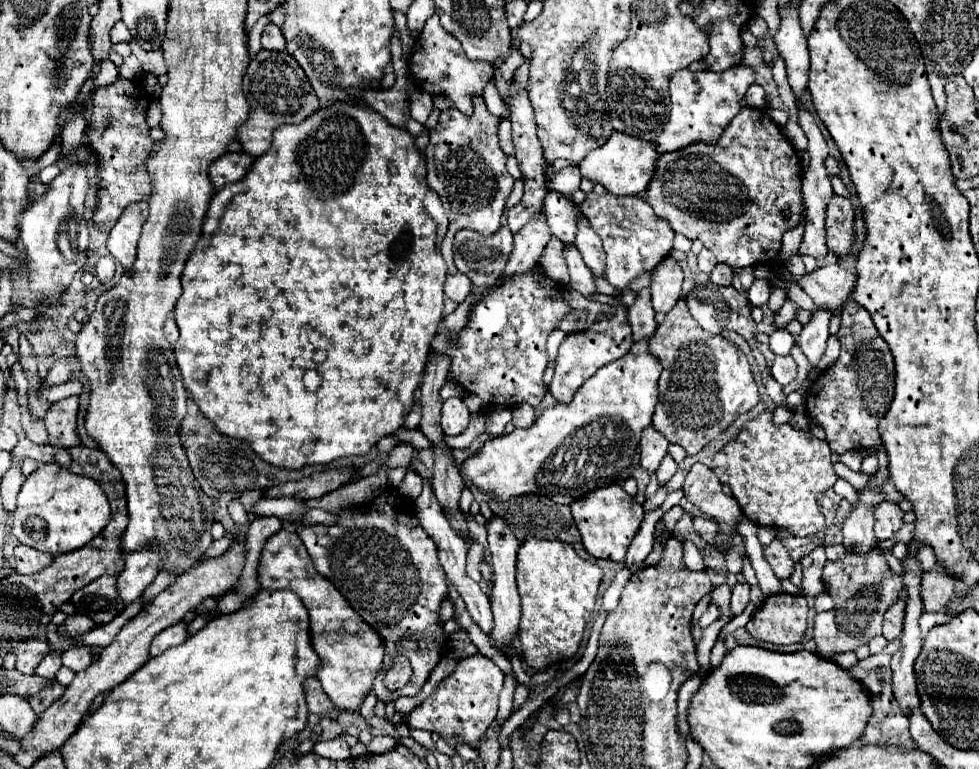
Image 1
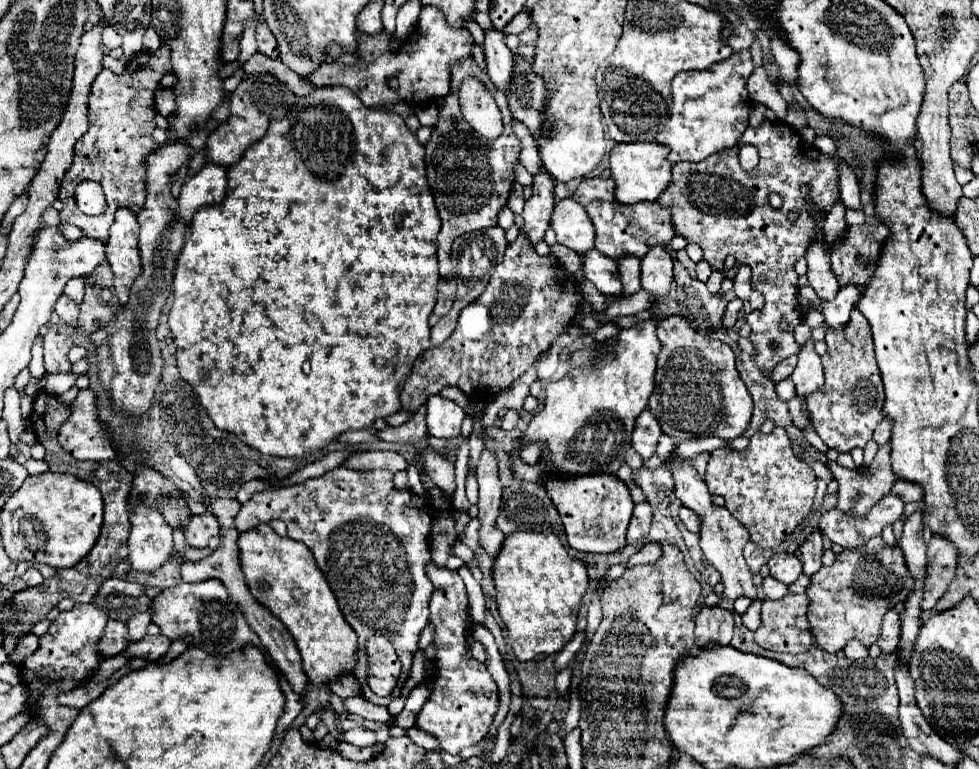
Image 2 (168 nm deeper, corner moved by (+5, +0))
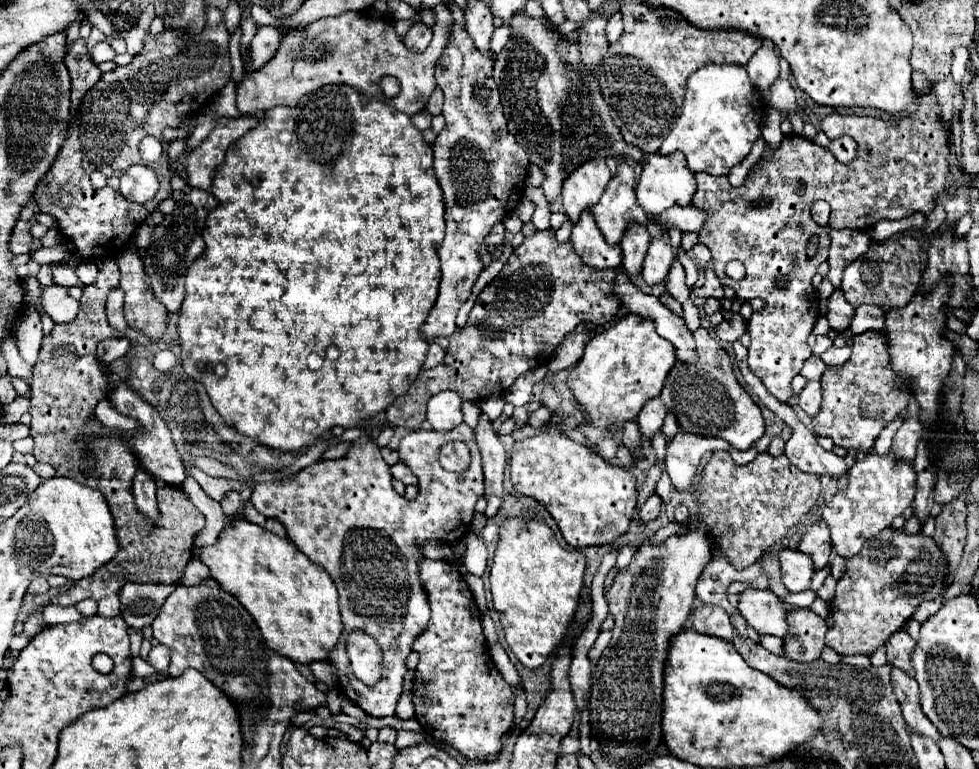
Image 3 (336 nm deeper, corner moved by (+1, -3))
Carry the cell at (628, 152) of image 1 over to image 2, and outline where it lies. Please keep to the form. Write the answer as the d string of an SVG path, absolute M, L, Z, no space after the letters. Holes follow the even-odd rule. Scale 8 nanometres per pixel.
M631 142L615 144L609 154L611 174L615 178L615 198L619 204L637 204L637 202L655 202L659 194L665 192L671 184L671 162L667 160L667 146L657 142Z

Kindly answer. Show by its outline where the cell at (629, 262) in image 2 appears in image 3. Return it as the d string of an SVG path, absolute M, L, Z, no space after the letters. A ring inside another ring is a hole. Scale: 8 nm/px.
M629 225L629 231L623 237L623 243L619 245L623 249L623 269L627 271L627 275L637 277L641 273L641 265L643 265L643 257L647 255L647 247L649 247L649 233L645 227L641 225Z

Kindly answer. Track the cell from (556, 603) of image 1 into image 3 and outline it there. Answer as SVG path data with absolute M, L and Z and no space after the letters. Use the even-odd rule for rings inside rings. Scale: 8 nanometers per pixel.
M507 519L491 565L491 595L513 655L525 667L541 667L569 633L583 587L585 555L565 551L543 521Z

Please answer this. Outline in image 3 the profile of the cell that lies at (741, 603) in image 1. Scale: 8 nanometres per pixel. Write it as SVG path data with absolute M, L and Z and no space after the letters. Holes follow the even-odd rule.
M701 605L693 611L693 629L703 635L715 635L719 639L731 641L733 625L729 613L719 605Z

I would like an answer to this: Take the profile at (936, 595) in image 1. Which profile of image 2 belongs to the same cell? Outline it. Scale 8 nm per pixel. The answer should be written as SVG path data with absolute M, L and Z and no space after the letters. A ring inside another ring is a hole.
M935 534L927 544L927 578L923 590L921 610L933 610L937 600L945 594L951 578L955 576L957 548L943 536Z

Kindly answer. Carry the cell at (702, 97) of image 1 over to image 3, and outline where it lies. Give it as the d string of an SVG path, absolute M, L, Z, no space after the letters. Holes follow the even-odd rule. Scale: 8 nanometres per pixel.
M705 65L689 77L681 115L675 121L675 127L663 139L663 149L659 149L657 153L667 155L673 151L681 151L691 171L727 175L733 165L741 163L747 157L755 139L761 135L761 119L761 95L749 81L745 67Z

